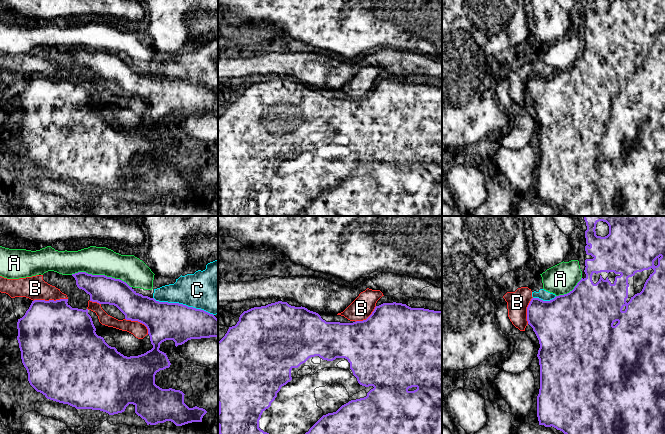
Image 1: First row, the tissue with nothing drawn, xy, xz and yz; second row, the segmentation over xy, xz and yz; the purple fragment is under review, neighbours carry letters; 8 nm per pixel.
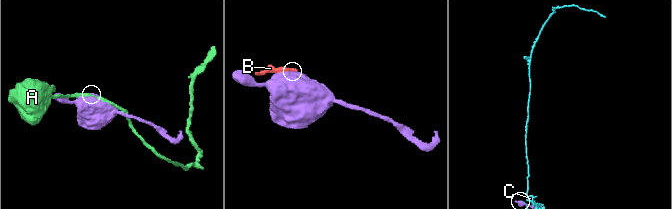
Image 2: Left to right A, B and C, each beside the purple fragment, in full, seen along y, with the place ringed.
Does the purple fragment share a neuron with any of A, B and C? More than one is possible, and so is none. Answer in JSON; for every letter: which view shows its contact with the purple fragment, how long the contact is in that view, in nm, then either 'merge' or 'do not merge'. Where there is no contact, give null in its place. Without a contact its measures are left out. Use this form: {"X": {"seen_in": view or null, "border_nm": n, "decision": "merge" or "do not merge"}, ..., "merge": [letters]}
{"A": {"seen_in": "xy", "border_nm": 500, "decision": "do not merge"}, "B": {"seen_in": "xy", "border_nm": 280, "decision": "do not merge"}, "C": {"seen_in": "xy", "border_nm": 500, "decision": "do not merge"}, "merge": []}

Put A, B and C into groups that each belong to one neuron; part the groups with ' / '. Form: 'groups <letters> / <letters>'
groups A / B C

